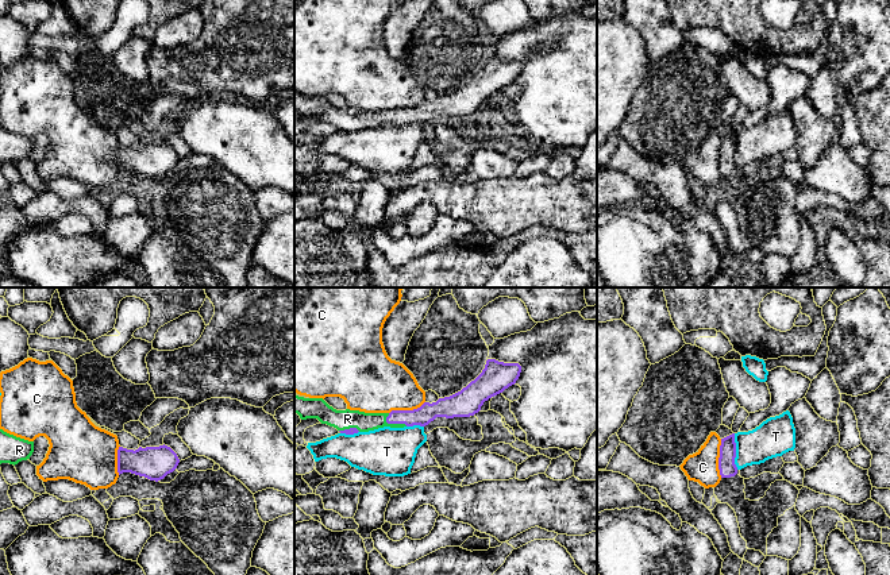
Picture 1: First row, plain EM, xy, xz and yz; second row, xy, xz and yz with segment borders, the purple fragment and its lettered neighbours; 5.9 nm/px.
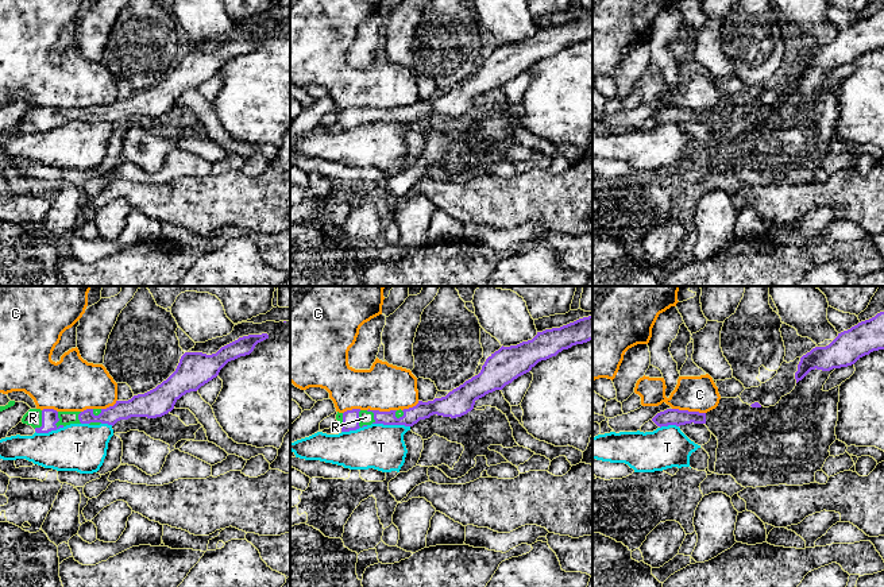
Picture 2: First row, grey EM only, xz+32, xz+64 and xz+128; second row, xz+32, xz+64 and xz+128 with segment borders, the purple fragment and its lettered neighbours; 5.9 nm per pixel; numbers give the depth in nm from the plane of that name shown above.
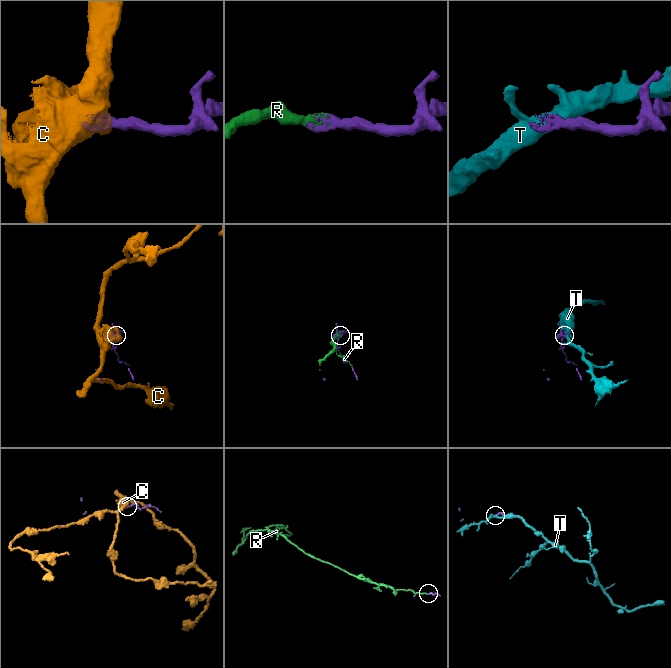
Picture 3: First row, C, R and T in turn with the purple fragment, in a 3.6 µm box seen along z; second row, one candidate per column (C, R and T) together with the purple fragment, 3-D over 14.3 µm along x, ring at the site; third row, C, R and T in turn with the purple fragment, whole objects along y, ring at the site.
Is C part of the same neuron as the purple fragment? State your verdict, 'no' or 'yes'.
no

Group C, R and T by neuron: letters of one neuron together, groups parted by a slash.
C / R / T

